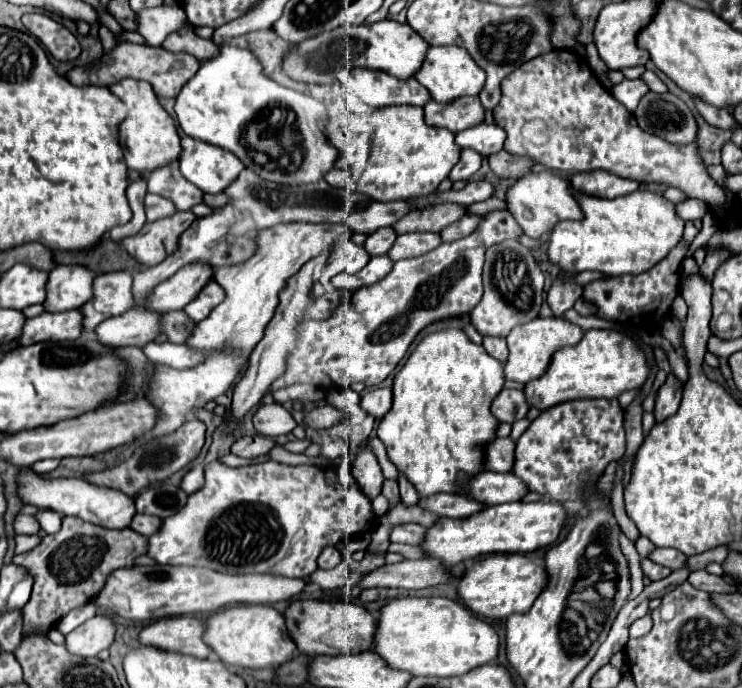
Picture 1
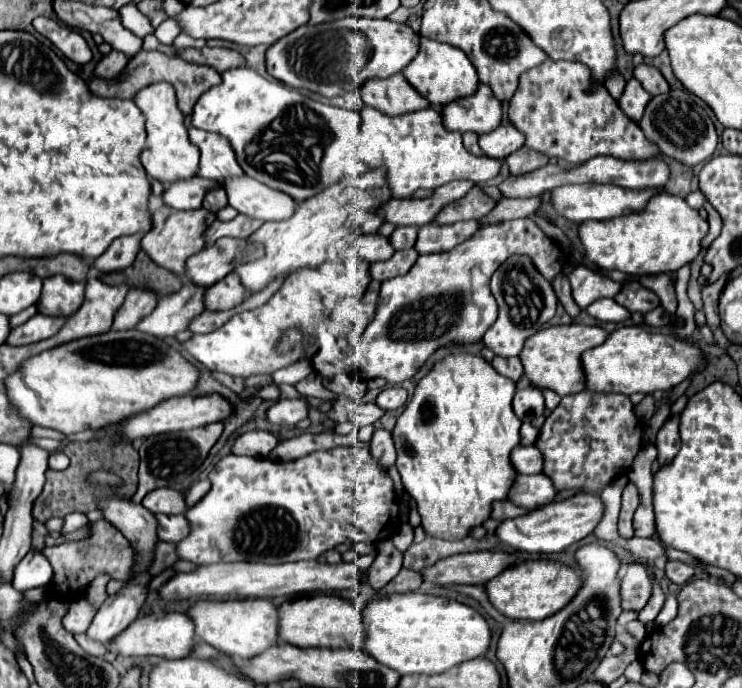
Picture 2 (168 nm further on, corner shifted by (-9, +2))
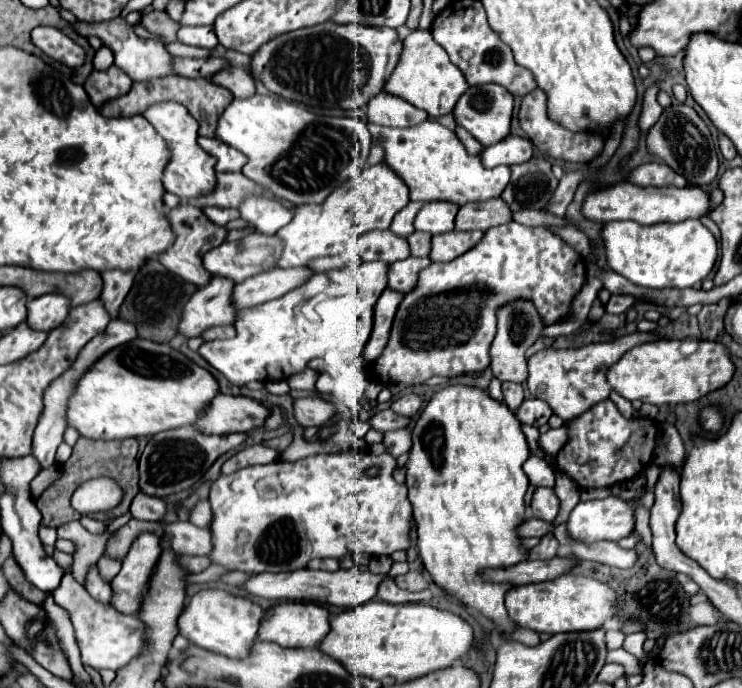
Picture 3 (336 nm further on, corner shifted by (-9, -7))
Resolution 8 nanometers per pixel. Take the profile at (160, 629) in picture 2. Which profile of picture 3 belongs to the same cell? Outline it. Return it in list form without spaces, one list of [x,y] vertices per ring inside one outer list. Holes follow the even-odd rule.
[[[64,574],[60,586],[52,592],[54,602],[70,612],[70,620],[76,630],[76,640],[82,652],[82,662],[100,670],[110,668],[118,670],[126,666],[130,660],[138,658],[144,652],[146,624],[138,616],[122,616],[112,608],[112,604],[96,602],[76,580],[72,574]]]

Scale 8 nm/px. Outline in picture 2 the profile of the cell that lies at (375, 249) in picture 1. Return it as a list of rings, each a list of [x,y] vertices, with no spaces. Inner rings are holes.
[[[398,227],[392,233],[392,245],[396,249],[408,249],[416,243],[416,237],[418,237],[418,227]]]

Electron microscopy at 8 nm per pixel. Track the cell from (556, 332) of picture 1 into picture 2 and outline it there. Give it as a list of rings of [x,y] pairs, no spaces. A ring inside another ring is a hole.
[[[556,325],[548,329],[540,329],[536,335],[532,335],[520,353],[524,373],[538,389],[550,389],[558,393],[560,397],[576,395],[586,389],[586,377],[582,369],[582,353],[602,345],[602,341],[608,339],[608,331],[602,327],[590,327],[590,325]]]

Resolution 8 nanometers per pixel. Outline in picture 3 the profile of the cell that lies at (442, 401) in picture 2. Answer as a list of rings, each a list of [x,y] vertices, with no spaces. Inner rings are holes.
[[[454,384],[438,390],[422,408],[412,428],[412,448],[406,462],[406,486],[408,500],[414,508],[418,524],[418,550],[420,560],[432,580],[458,602],[478,610],[486,616],[496,630],[510,632],[514,622],[504,608],[504,594],[508,584],[484,582],[478,576],[482,568],[502,568],[526,558],[526,550],[520,546],[516,526],[524,520],[524,494],[528,490],[528,476],[522,470],[524,460],[530,456],[522,424],[514,412],[482,388]]]

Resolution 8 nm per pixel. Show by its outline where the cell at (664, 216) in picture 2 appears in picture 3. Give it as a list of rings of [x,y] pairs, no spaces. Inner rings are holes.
[[[698,220],[660,222],[654,226],[640,226],[636,222],[608,222],[602,228],[600,236],[604,242],[606,262],[608,262],[610,270],[624,276],[632,284],[646,286],[646,288],[690,288],[690,286],[696,286],[710,274],[710,270],[718,258],[716,238]]]

